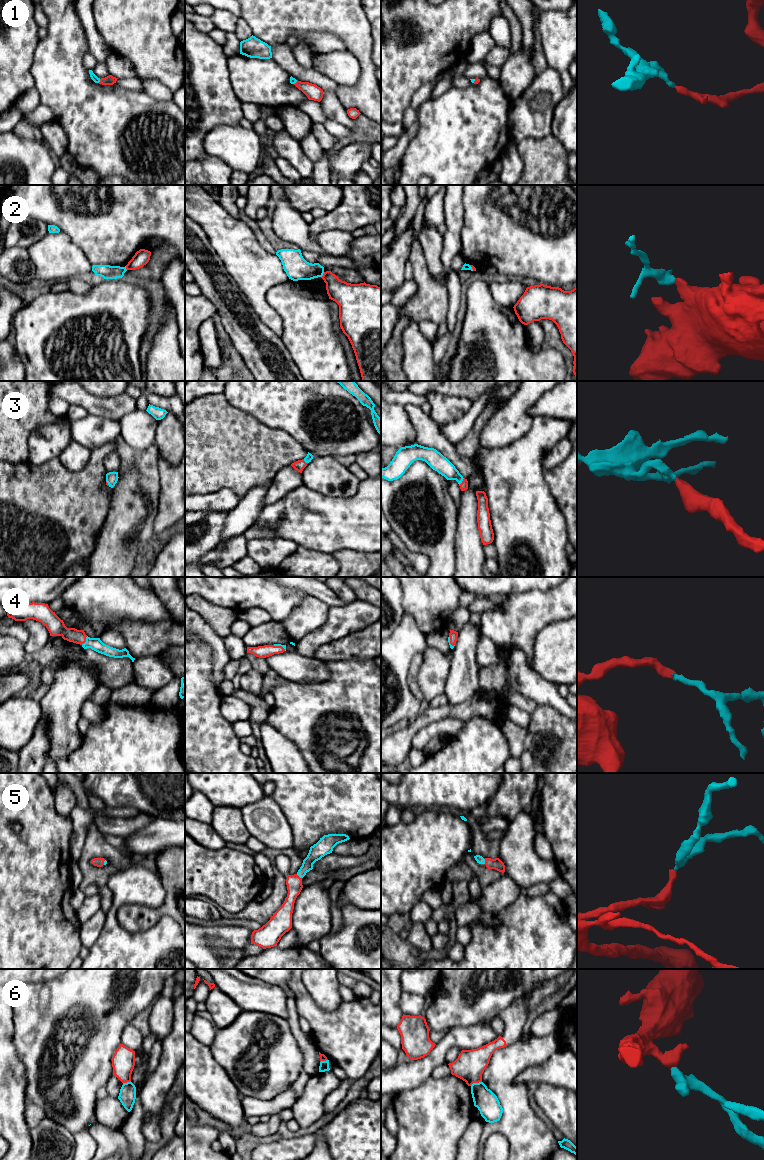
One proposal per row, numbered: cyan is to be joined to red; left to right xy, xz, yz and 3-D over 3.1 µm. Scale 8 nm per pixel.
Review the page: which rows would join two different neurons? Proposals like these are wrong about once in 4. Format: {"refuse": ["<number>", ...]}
{"refuse": ["2", "6"]}

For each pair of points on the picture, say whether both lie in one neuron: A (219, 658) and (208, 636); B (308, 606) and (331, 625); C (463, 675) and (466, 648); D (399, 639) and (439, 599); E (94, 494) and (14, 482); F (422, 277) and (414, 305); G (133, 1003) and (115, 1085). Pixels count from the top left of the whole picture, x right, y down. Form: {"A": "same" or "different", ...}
{"A": "same", "B": "different", "C": "same", "D": "different", "E": "same", "F": "same", "G": "different"}

